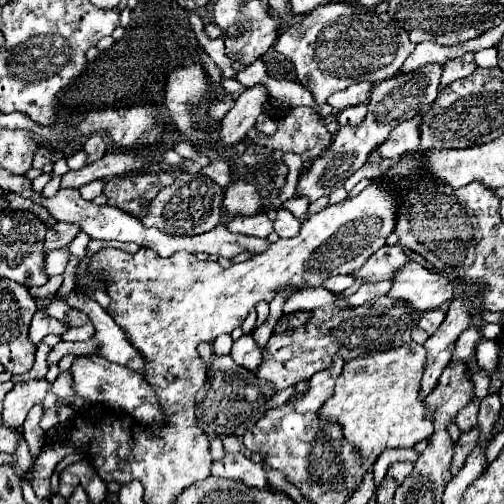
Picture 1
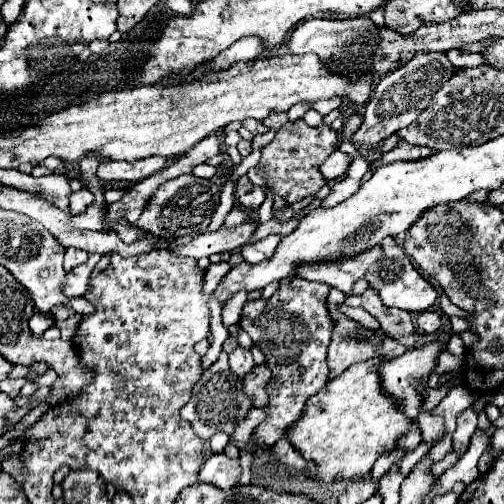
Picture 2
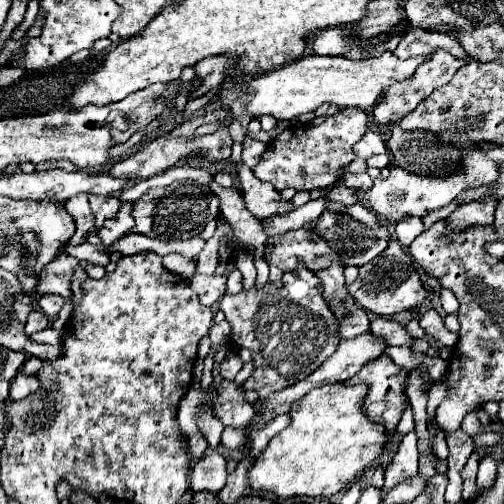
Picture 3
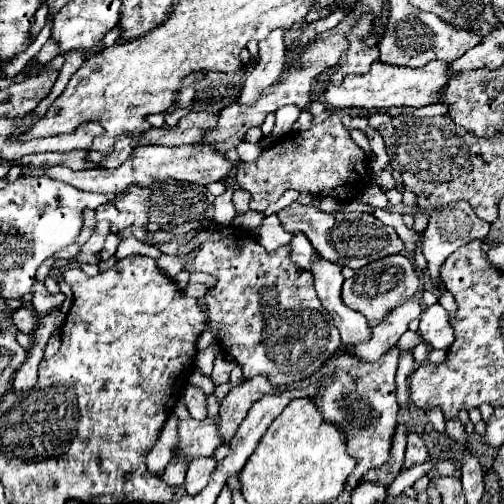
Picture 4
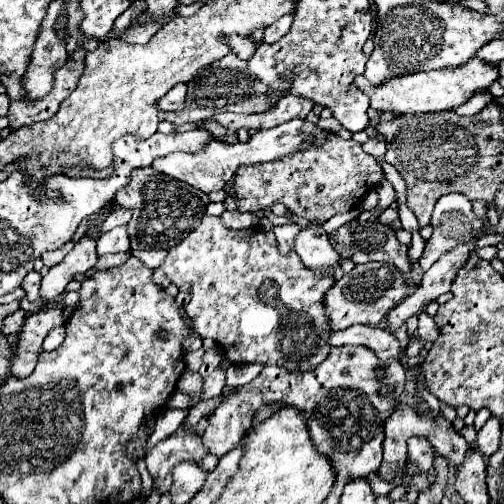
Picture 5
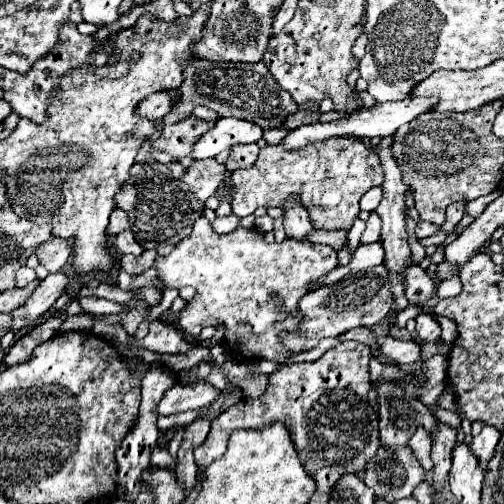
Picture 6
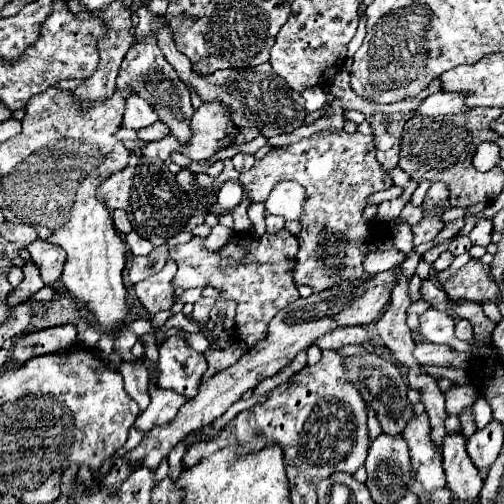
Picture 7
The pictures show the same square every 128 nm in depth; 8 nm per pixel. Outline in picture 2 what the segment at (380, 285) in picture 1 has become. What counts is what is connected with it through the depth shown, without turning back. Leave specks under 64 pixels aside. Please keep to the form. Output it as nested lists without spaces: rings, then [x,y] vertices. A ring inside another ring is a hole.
[[[368,288],[362,296],[348,296],[348,306],[358,306],[358,308],[368,310],[380,322],[386,336],[396,338],[396,342],[400,342],[406,350],[416,348],[416,344],[420,342],[420,334],[414,332],[410,314],[402,316],[400,310],[386,308],[382,304],[382,300],[378,300],[378,298],[380,296],[376,296],[376,292]]]

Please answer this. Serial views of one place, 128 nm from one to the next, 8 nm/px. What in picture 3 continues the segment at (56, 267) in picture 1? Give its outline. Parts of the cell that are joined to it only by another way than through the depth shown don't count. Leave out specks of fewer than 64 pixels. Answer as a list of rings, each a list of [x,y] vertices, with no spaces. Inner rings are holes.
[[[88,242],[86,244],[80,244],[76,248],[66,246],[66,252],[68,252],[68,256],[72,256],[76,260],[82,260],[82,262],[94,262],[94,264],[102,264],[102,266],[106,266],[110,262],[110,254],[100,252],[98,246],[88,244]]]

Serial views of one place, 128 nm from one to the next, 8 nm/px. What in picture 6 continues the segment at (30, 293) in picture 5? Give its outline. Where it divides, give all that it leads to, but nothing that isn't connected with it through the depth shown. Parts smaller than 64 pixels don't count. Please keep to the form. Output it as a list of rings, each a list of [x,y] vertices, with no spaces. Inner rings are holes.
[[[22,266],[22,268],[16,270],[16,286],[26,286],[26,284],[30,284],[32,280],[36,280],[36,272],[34,272],[32,268]]]

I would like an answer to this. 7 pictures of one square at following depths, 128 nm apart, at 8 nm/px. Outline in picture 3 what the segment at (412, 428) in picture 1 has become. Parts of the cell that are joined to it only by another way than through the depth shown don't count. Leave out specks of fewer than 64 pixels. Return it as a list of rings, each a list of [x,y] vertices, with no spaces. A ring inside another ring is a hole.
[[[340,382],[324,388],[314,388],[304,398],[296,400],[296,404],[292,404],[290,408],[292,422],[270,440],[270,444],[264,448],[260,456],[254,458],[248,472],[248,486],[256,492],[268,492],[278,498],[330,498],[342,492],[366,468],[370,468],[384,450],[384,426],[372,424],[372,420],[362,412],[364,396],[366,388],[362,384],[346,386],[344,382]]]

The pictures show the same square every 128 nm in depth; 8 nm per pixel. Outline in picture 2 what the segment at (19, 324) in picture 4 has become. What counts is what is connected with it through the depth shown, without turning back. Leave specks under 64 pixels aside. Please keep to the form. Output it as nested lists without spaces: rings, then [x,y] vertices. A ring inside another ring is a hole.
[[[34,312],[34,316],[30,318],[28,326],[30,326],[32,334],[36,334],[36,336],[42,336],[42,332],[44,332],[44,330],[48,330],[50,326],[54,326],[54,320],[52,320],[52,316],[50,316],[50,314]]]

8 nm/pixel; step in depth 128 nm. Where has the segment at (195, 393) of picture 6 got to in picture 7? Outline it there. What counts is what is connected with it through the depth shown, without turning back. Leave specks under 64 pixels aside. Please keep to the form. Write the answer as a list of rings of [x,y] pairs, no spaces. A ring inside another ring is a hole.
[[[150,384],[148,394],[150,394],[150,406],[144,412],[140,412],[134,422],[134,428],[140,432],[148,432],[154,426],[172,422],[176,412],[180,410],[180,406],[186,402],[184,396],[178,396],[176,392],[158,388],[154,384]]]

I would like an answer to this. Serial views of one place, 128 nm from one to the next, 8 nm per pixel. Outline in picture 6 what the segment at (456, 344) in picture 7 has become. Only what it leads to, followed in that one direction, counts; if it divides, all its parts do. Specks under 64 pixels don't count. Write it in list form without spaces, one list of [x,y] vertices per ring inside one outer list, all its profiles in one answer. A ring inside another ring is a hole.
[[[424,312],[416,318],[416,336],[420,342],[432,342],[440,338],[440,324],[430,312]]]

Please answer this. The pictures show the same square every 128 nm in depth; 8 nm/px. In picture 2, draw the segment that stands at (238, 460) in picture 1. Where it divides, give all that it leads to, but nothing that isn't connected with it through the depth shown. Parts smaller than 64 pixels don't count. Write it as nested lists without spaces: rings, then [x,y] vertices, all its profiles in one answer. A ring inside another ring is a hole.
[[[224,452],[212,454],[212,456],[204,462],[204,466],[200,468],[200,482],[212,484],[212,486],[222,488],[222,490],[232,488],[238,478],[240,478],[238,458],[232,460],[232,458],[228,458]]]

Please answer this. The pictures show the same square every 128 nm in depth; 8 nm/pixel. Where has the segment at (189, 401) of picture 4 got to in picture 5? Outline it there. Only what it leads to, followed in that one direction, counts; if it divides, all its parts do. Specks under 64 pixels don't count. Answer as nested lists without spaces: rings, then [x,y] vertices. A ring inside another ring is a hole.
[[[186,370],[186,372],[180,374],[180,380],[178,380],[178,386],[176,388],[196,400],[198,394],[200,394],[200,390],[202,390],[202,376],[198,372]]]

